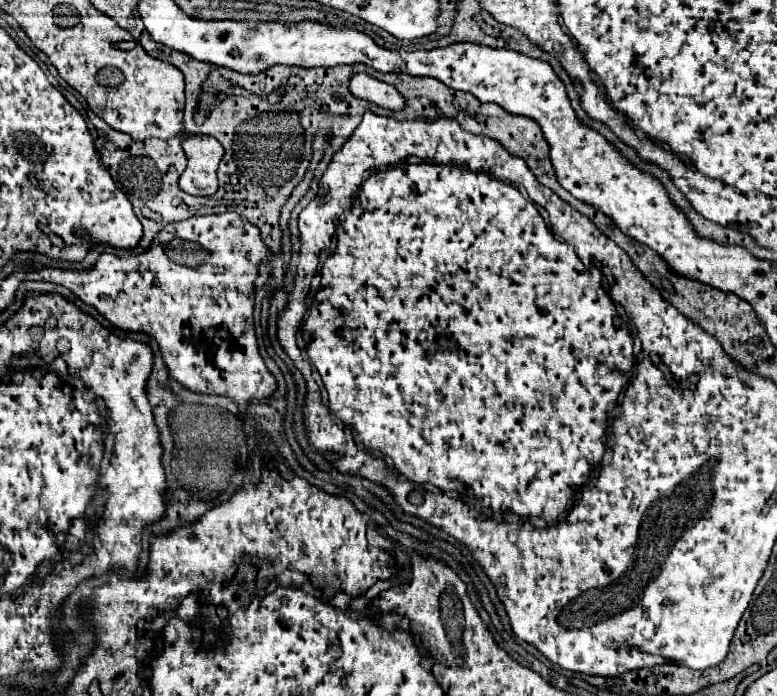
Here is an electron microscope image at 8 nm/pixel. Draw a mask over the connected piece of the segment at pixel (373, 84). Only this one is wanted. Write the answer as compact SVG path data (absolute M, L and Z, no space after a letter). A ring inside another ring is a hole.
M357 73L351 77L351 85L349 85L351 93L359 99L365 99L369 103L375 103L379 107L385 107L385 109L393 109L393 111L399 111L405 107L405 99L403 95L393 87L393 85L387 85L387 83L381 83L365 73Z

